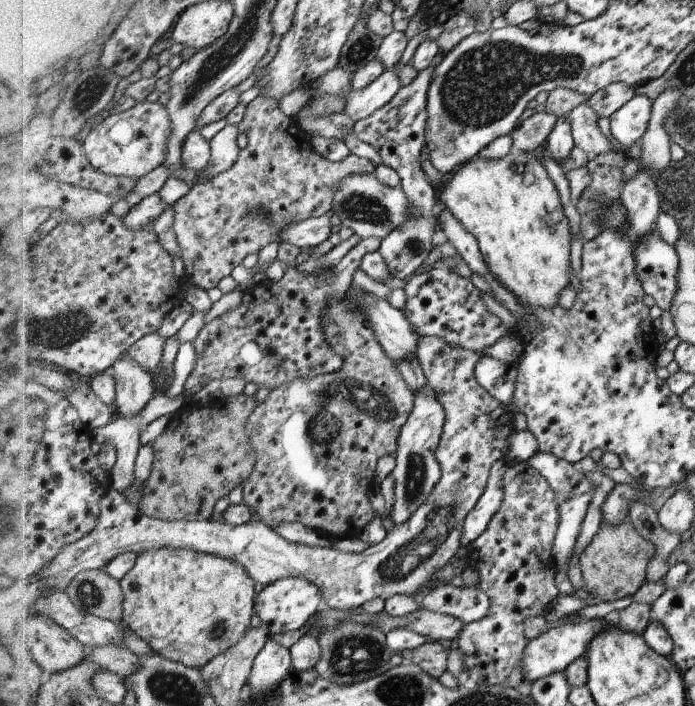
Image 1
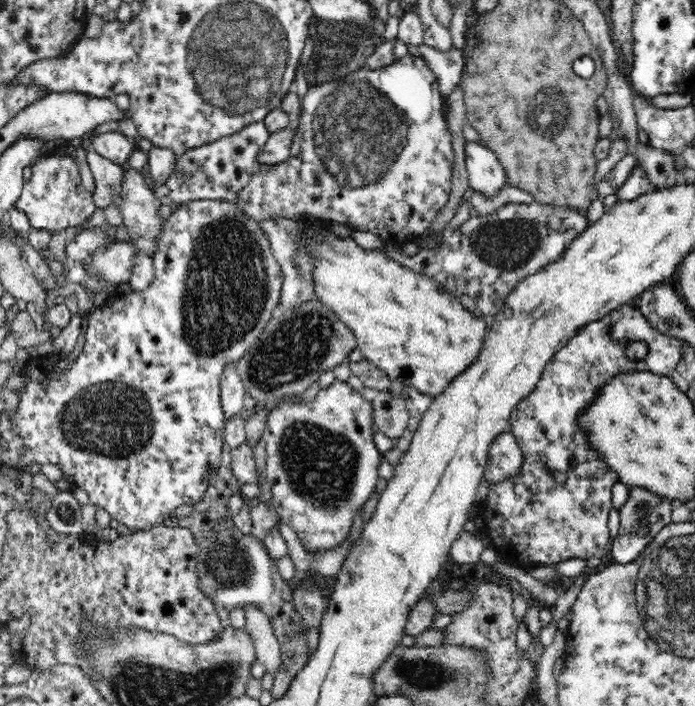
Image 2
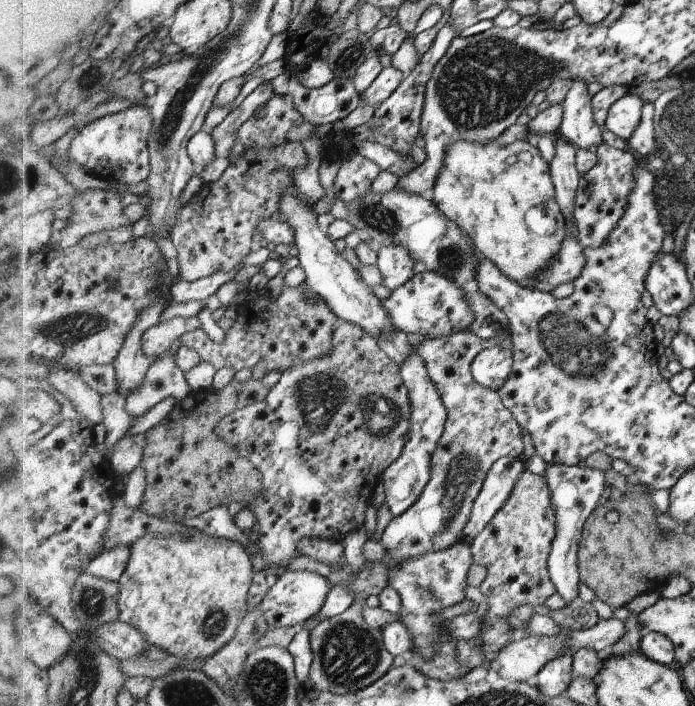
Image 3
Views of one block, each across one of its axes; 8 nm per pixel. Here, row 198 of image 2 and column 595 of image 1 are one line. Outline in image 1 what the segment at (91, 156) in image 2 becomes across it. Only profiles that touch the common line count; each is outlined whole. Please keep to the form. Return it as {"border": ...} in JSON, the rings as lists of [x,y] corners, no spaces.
{"border":[[[614,83],[606,86],[606,89],[598,90],[598,93],[592,95],[587,104],[596,112],[598,118],[609,118],[635,95],[634,87],[623,83]]]}

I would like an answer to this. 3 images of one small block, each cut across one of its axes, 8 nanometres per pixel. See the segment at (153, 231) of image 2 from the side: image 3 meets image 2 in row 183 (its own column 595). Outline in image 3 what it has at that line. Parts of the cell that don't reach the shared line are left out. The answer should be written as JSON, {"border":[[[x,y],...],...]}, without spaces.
{"border":[[[584,80],[573,81],[564,100],[564,116],[560,126],[562,138],[578,149],[596,150],[604,141],[602,128],[594,122],[591,97]]]}

